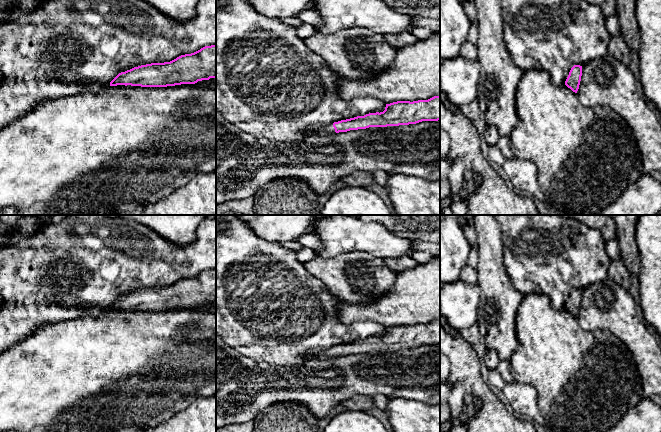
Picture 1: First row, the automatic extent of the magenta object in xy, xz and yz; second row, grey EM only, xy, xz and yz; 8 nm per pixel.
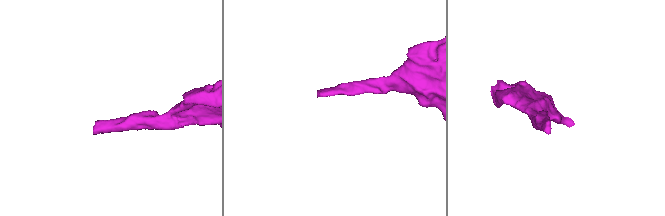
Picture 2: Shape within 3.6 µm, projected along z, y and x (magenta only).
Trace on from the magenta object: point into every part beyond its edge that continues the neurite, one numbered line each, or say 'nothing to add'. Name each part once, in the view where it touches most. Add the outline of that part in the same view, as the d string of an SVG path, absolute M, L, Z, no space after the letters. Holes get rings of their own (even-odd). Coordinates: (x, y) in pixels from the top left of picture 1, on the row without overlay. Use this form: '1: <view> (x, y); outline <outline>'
1: xz (328, 353); outline M329 348L329 349L326 349L326 350L321 350L321 351L318 351L318 352L313 352L312 355L316 359L321 359L321 360L325 360L325 359L336 357L335 353L333 351L333 348Z

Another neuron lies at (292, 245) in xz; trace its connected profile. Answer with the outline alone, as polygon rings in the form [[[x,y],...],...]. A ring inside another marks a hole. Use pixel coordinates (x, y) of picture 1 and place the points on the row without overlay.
[[[288,241],[288,242],[280,242],[279,243],[282,247],[290,249],[290,250],[298,250],[301,249],[303,246],[297,241]]]

